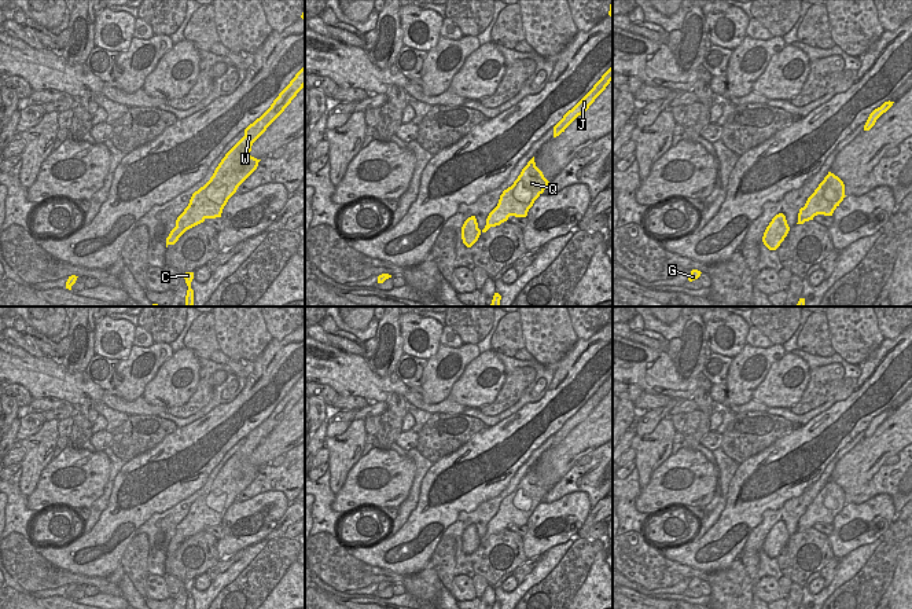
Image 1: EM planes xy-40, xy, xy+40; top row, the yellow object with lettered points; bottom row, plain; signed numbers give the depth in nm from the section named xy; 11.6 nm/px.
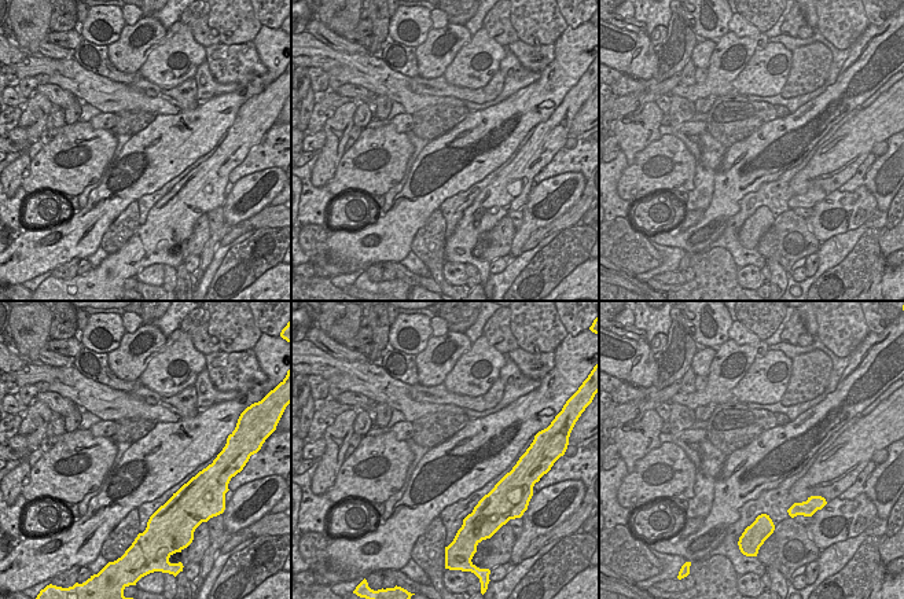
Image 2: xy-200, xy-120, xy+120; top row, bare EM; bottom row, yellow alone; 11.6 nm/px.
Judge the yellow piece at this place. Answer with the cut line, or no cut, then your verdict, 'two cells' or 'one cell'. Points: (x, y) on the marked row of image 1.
no cut; one cell

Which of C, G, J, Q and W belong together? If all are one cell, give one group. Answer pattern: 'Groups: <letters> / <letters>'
Groups: C G J Q W

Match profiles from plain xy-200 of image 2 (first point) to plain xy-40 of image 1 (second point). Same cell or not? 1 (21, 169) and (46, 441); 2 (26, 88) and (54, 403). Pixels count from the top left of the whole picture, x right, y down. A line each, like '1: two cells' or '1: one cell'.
1: one cell
2: two cells

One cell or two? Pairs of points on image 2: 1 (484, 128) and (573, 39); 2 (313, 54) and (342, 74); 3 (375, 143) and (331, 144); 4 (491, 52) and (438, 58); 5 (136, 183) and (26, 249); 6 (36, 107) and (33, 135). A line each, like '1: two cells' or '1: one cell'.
1: one cell
2: one cell
3: two cells
4: two cells
5: one cell
6: one cell

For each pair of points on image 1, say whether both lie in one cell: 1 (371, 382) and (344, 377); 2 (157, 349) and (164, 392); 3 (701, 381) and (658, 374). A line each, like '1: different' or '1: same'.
1: same
2: different
3: same

